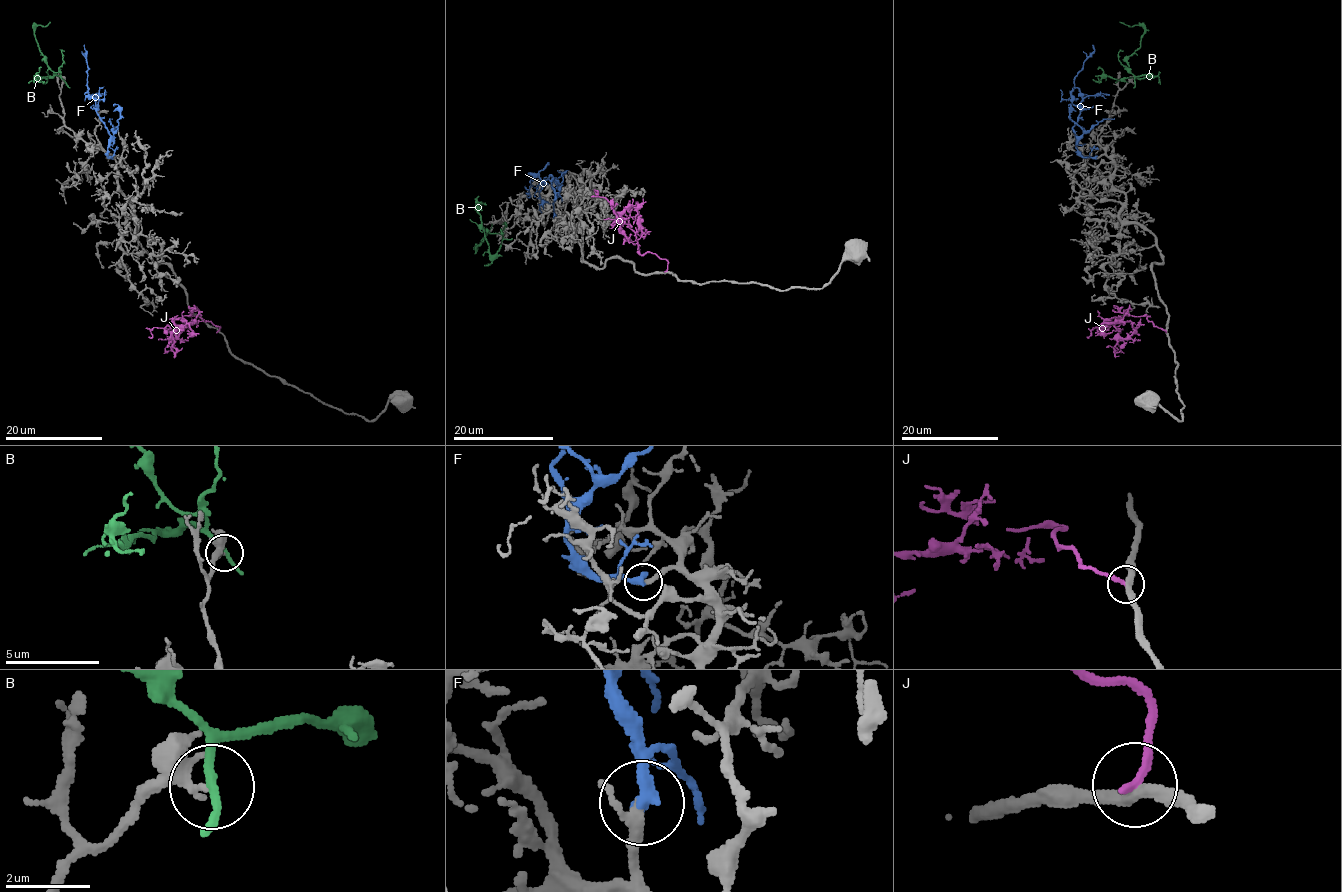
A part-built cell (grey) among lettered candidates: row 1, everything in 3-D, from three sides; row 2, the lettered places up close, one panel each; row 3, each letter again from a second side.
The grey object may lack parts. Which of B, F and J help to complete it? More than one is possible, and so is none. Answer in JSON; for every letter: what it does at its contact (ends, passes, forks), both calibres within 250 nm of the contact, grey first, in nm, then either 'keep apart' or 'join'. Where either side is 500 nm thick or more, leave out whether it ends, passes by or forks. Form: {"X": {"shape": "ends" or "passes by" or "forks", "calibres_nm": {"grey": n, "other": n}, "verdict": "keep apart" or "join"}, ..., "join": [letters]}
{"B": {"shape": "passes by", "calibres_nm": {"grey": 170, "other": 190}, "verdict": "keep apart"}, "F": {"shape": "ends", "calibres_nm": {"grey": 180, "other": 400}, "verdict": "join"}, "J": {"shape": "ends", "calibres_nm": {"grey": 300, "other": 220}, "verdict": "keep apart"}, "join": ["F"]}

